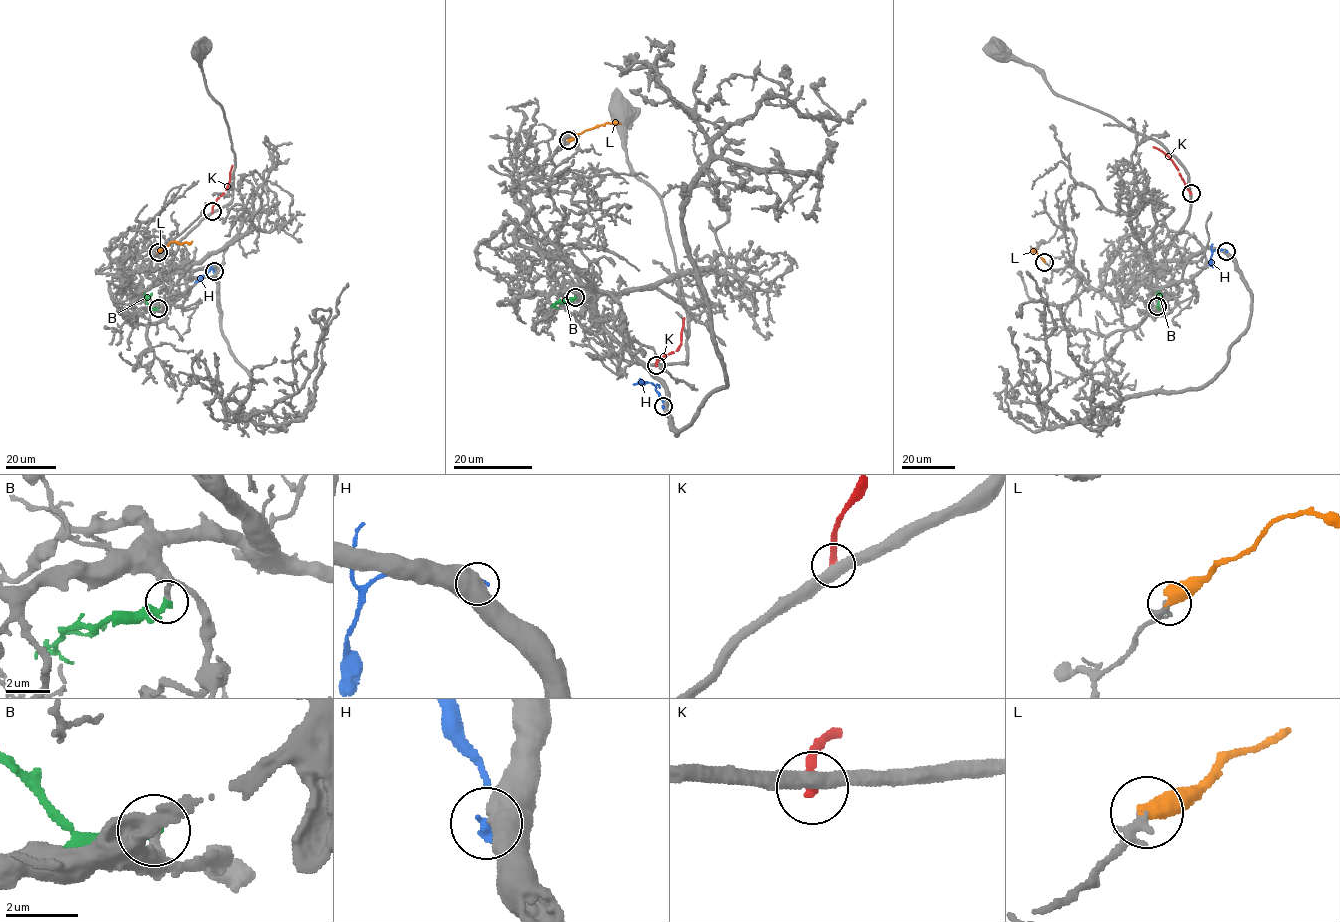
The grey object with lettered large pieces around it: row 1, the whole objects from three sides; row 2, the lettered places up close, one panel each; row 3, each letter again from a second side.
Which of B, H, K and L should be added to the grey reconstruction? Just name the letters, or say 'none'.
B, L

